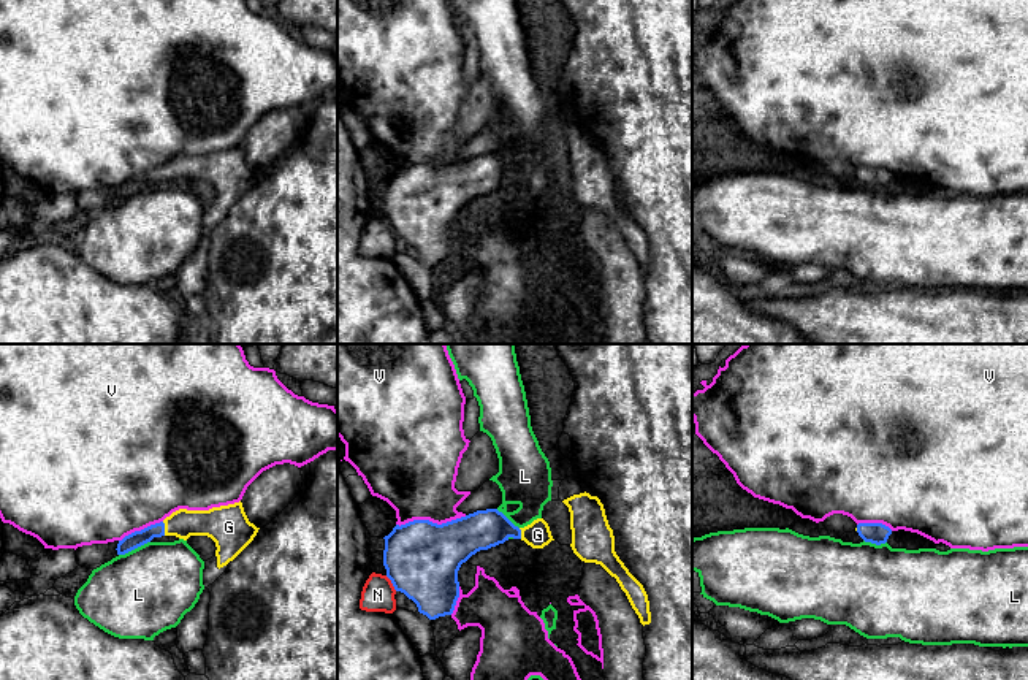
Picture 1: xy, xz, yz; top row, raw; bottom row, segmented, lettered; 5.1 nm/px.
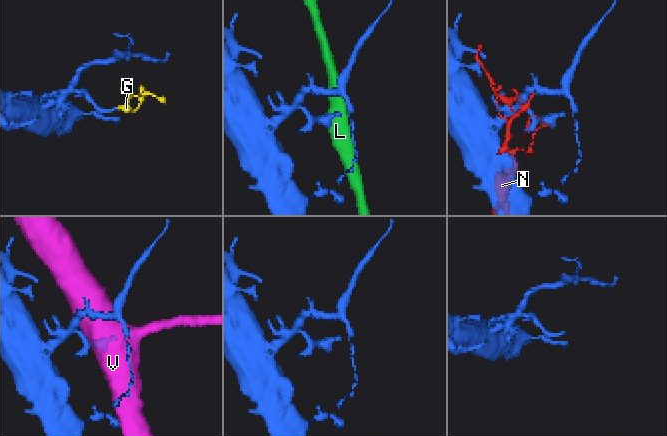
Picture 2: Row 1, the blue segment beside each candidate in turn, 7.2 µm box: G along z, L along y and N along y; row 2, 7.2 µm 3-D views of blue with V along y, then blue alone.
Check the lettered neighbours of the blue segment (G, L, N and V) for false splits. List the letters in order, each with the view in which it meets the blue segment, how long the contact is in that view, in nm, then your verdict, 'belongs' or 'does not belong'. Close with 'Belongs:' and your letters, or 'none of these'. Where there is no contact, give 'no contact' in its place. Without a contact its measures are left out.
G: contact in xy; length 70 nm; belongs
L: contact in xy; length 180 nm; does not belong
N: contact in xz; length 100 nm; does not belong
V: contact in xz; length 360 nm; does not belong
Belongs: G

